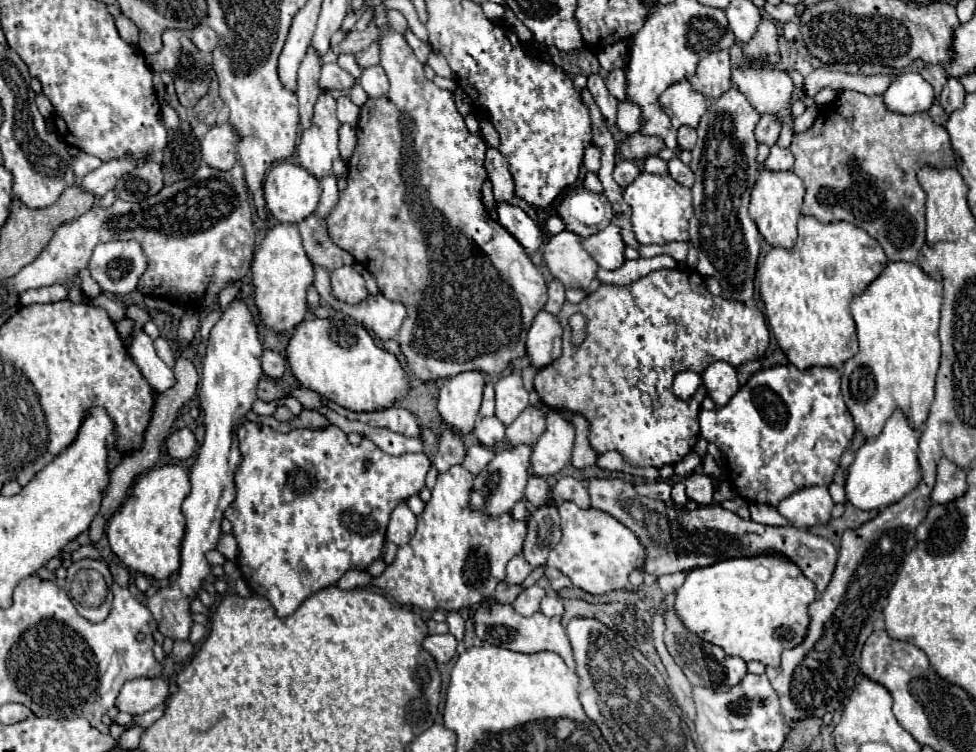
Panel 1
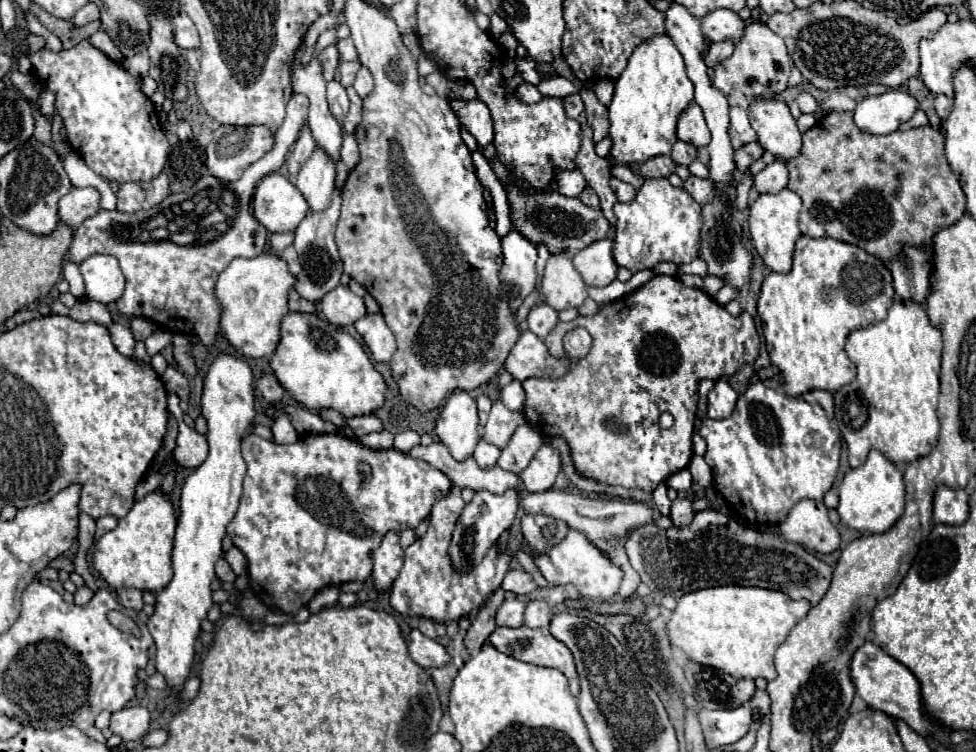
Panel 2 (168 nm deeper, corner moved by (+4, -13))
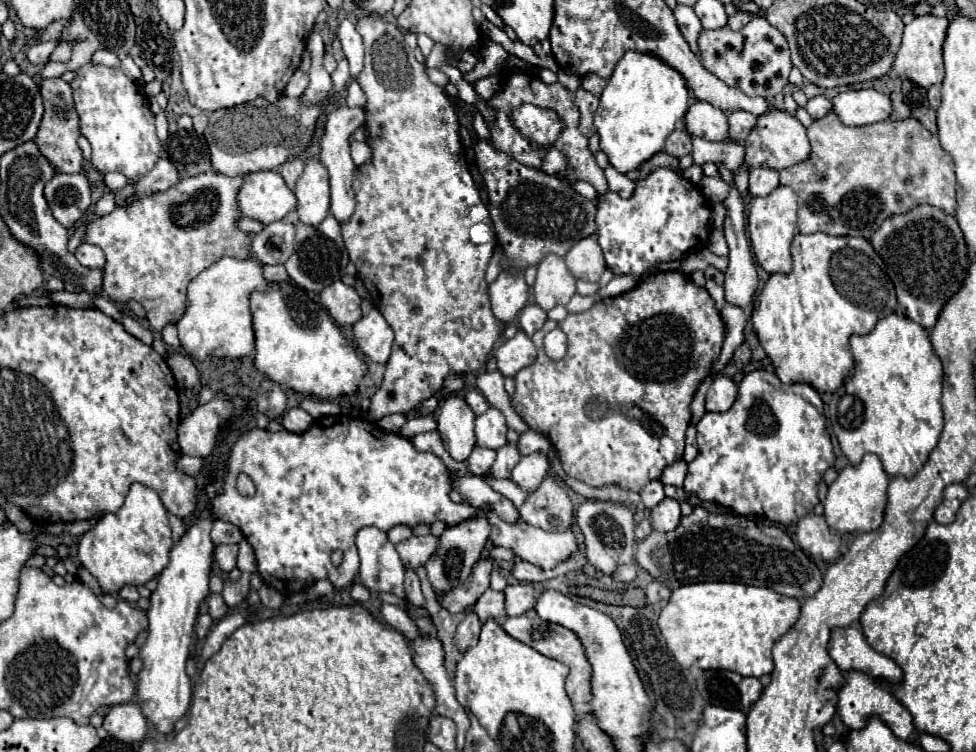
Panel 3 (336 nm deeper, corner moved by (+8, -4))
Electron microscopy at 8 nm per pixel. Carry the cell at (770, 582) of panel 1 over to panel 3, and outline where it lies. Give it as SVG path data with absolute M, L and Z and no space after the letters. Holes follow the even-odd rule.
M695 583L695 585L683 585L673 591L657 623L667 643L667 649L681 667L721 669L739 673L743 677L761 677L773 671L771 649L775 641L779 641L799 619L799 609L801 605L797 599L777 595L773 589L767 587L751 587L741 583Z

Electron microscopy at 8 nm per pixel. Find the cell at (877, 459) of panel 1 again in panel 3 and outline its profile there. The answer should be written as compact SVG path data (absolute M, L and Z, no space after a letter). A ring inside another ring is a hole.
M873 453L865 455L859 465L849 465L845 467L839 477L829 485L827 497L823 501L825 507L825 521L831 529L831 533L865 533L873 531L881 525L885 503L887 503L887 485L889 485L889 475L885 473L881 459Z

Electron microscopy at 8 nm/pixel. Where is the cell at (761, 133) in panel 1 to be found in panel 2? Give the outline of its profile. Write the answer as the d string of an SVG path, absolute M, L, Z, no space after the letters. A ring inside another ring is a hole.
M751 142L751 144L745 144L741 146L737 152L735 152L735 166L739 168L739 172L743 172L745 168L749 168L757 158L763 156L763 146L759 142Z

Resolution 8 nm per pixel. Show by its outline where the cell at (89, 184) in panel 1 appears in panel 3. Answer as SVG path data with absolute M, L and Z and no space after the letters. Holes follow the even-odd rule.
M55 173L51 181L47 181L43 193L53 217L67 229L73 227L91 205L91 189L83 173Z

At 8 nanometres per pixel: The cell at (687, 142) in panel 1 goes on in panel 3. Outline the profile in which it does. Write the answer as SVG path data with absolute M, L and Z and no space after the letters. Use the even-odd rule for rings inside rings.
M681 125L669 135L669 139L665 143L665 153L673 155L677 159L691 153L691 137L689 137L689 133Z

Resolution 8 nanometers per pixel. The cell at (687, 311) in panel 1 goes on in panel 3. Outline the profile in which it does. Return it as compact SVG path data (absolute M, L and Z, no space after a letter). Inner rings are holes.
M667 271L667 273L657 273L655 277L639 283L635 289L619 295L619 297L611 297L611 299L601 299L597 301L589 311L585 313L569 313L567 319L559 325L555 321L545 321L545 327L541 327L533 337L531 341L535 343L539 355L535 359L533 365L521 369L517 375L515 375L515 383L517 383L517 389L515 389L515 395L511 397L511 405L515 409L515 413L529 425L529 429L545 435L555 451L559 453L559 459L563 463L563 469L569 477L573 479L579 479L587 485L593 485L593 487L605 487L605 485L617 485L617 487L625 487L629 491L635 491L639 493L649 481L653 479L659 479L663 469L679 459L683 459L683 449L685 449L685 429L687 425L691 423L691 401L693 401L693 395L697 391L697 387L701 385L701 381L711 373L711 365L713 361L719 357L721 353L721 345L723 345L723 339L725 339L725 323L721 319L721 315L717 313L707 289L703 287L697 287L689 275L681 273L681 271ZM555 327L561 327L563 333L567 335L567 355L561 359L561 361L553 361L545 355L543 351L543 337L553 331Z

